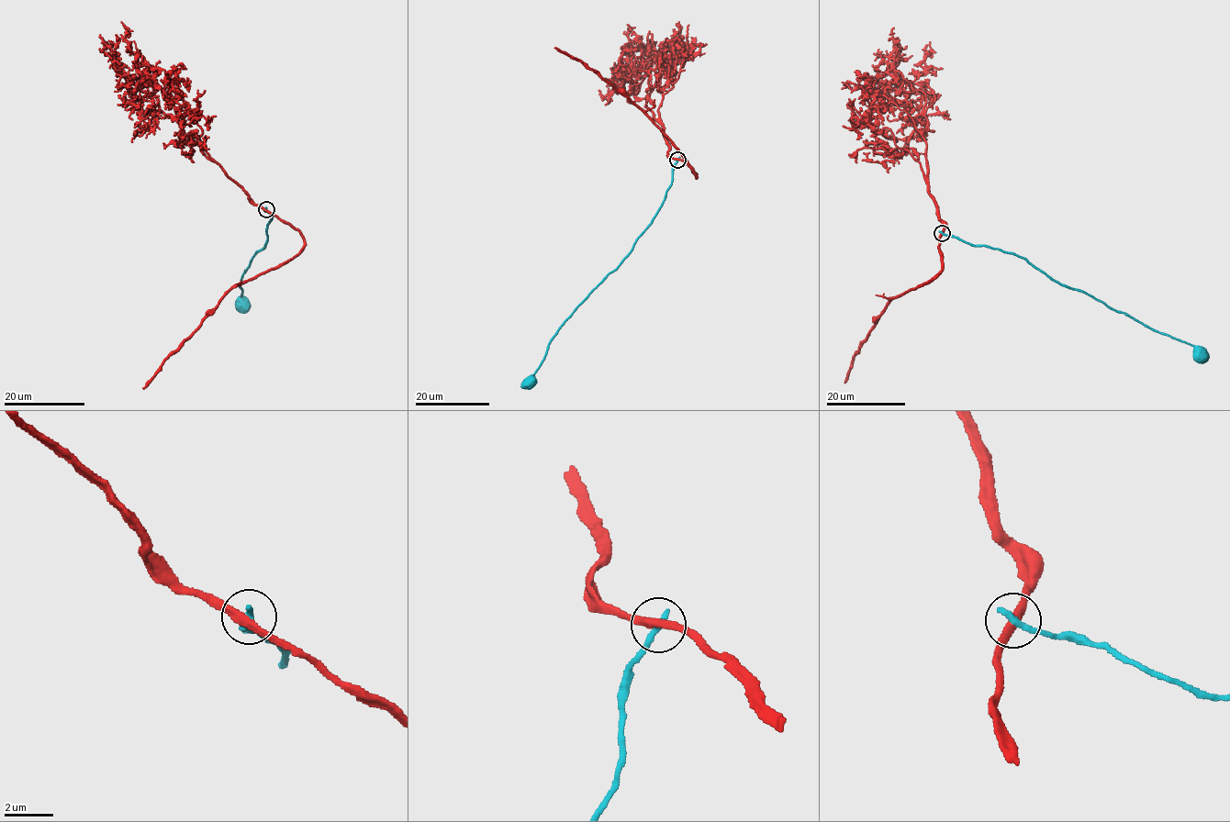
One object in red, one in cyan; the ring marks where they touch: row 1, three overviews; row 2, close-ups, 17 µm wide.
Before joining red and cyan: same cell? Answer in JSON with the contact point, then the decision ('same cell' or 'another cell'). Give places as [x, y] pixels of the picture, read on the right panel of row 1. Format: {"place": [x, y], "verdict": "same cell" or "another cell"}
{"place": [942, 233], "verdict": "another cell"}

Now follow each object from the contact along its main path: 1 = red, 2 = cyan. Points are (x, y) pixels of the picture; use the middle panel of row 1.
1: (677, 160), (669, 158), (669, 144), (647, 100), (634, 95), (639, 71), (619, 63), (618, 72), (613, 67)
2: (677, 160), (673, 168), (671, 185), (651, 225), (636, 240), (627, 257), (559, 328), (531, 382)

